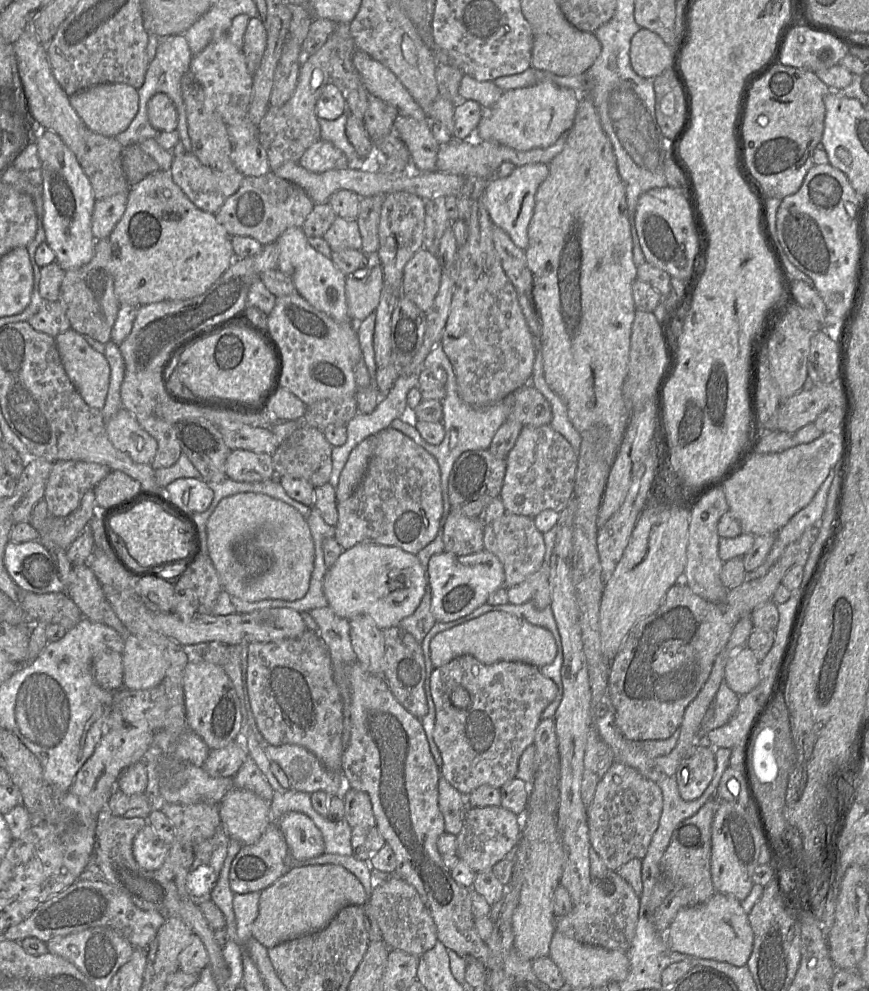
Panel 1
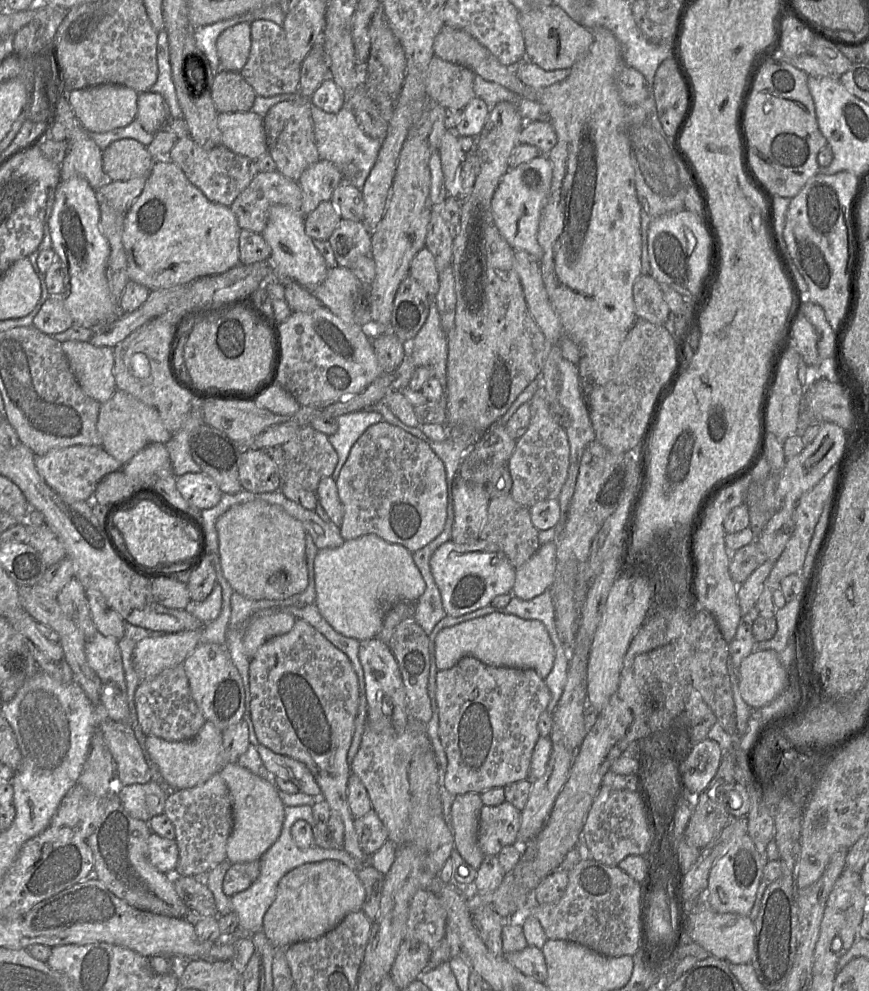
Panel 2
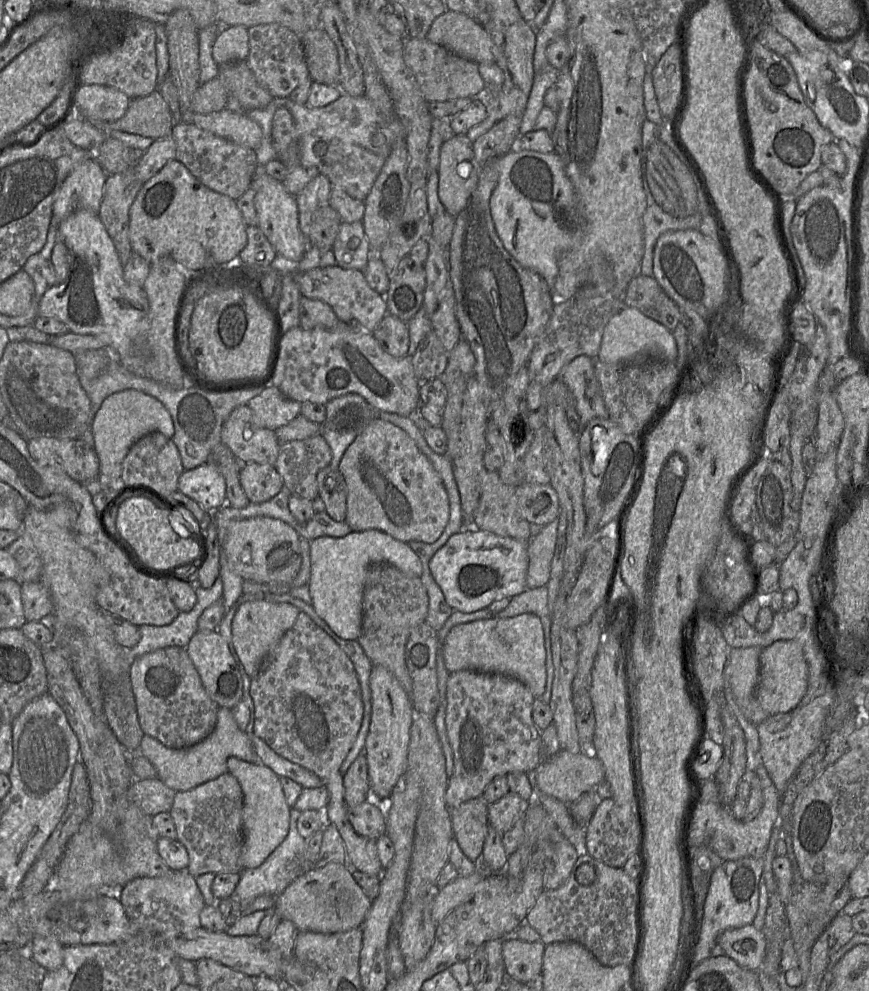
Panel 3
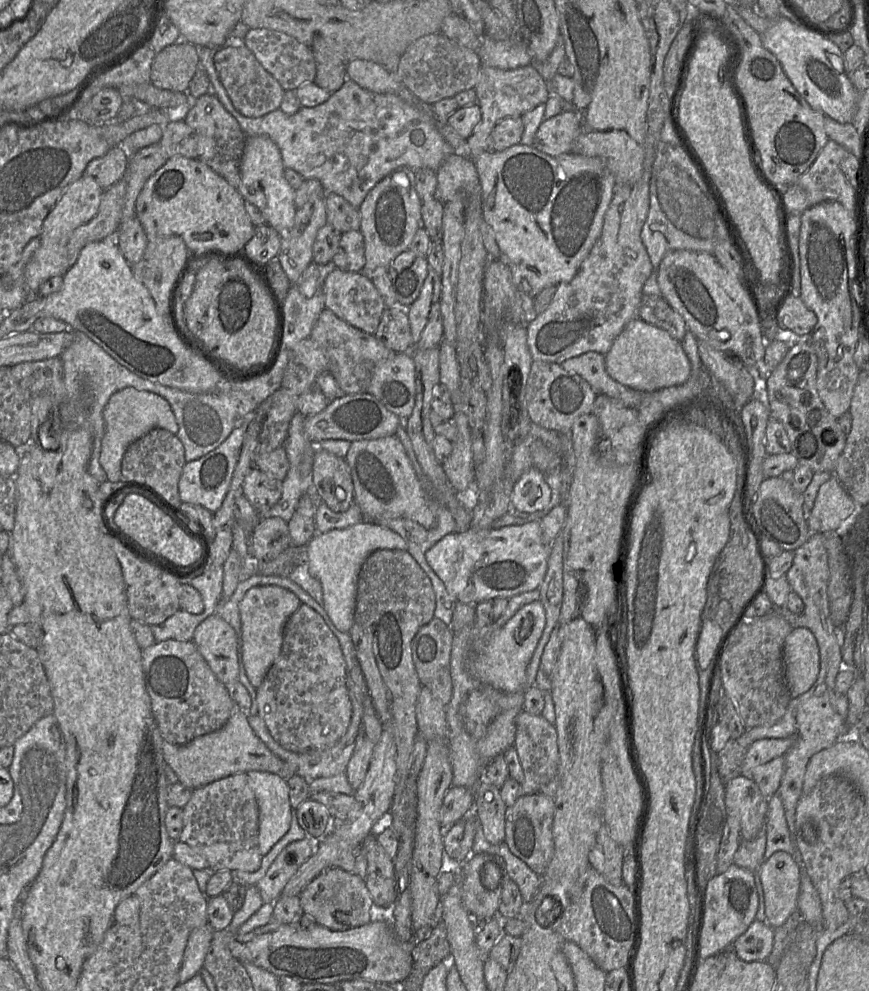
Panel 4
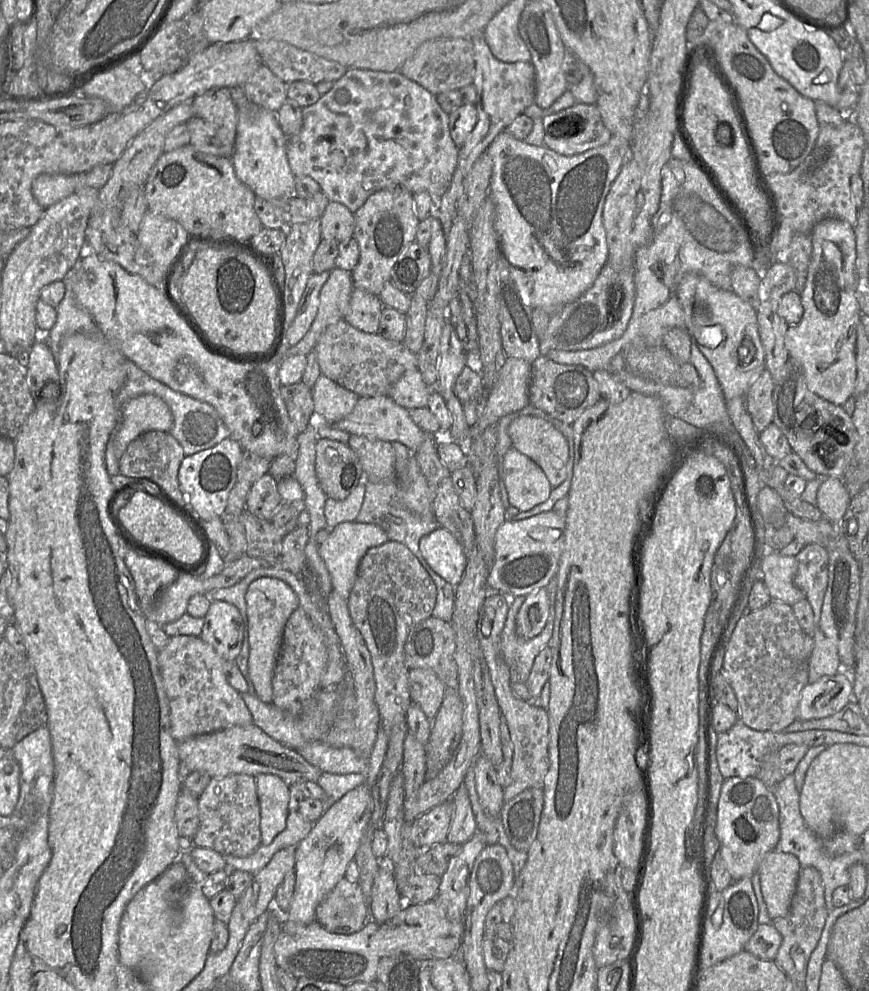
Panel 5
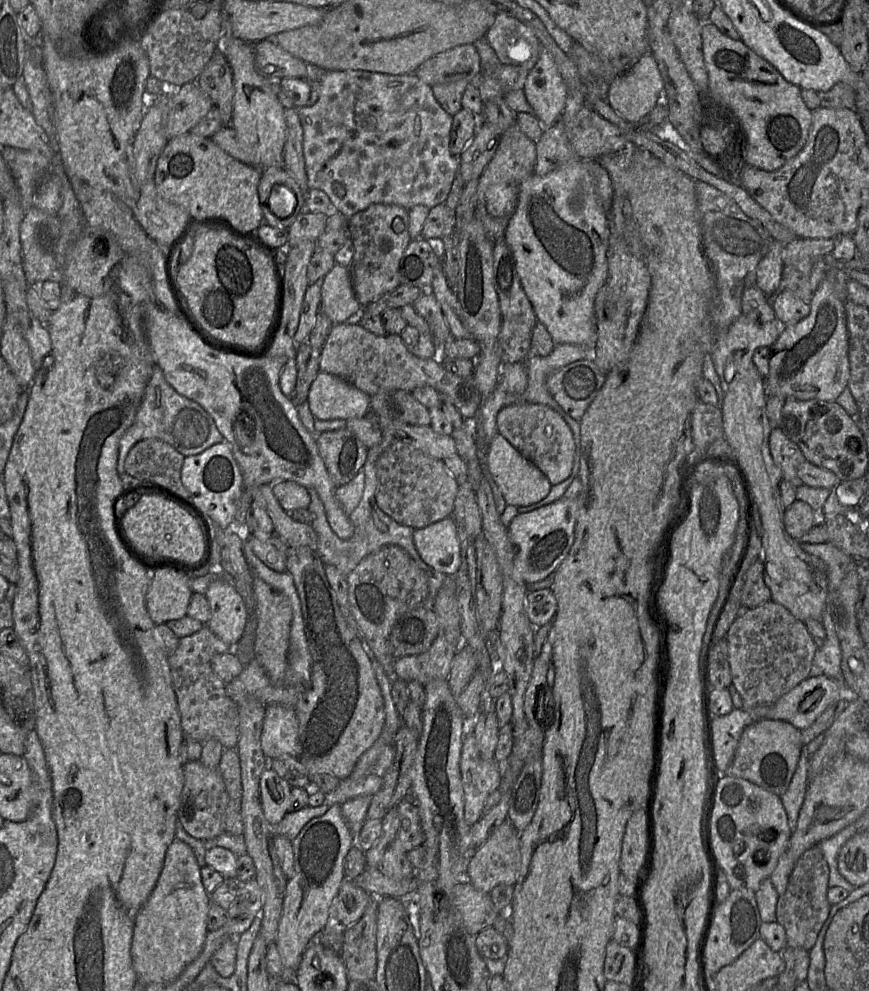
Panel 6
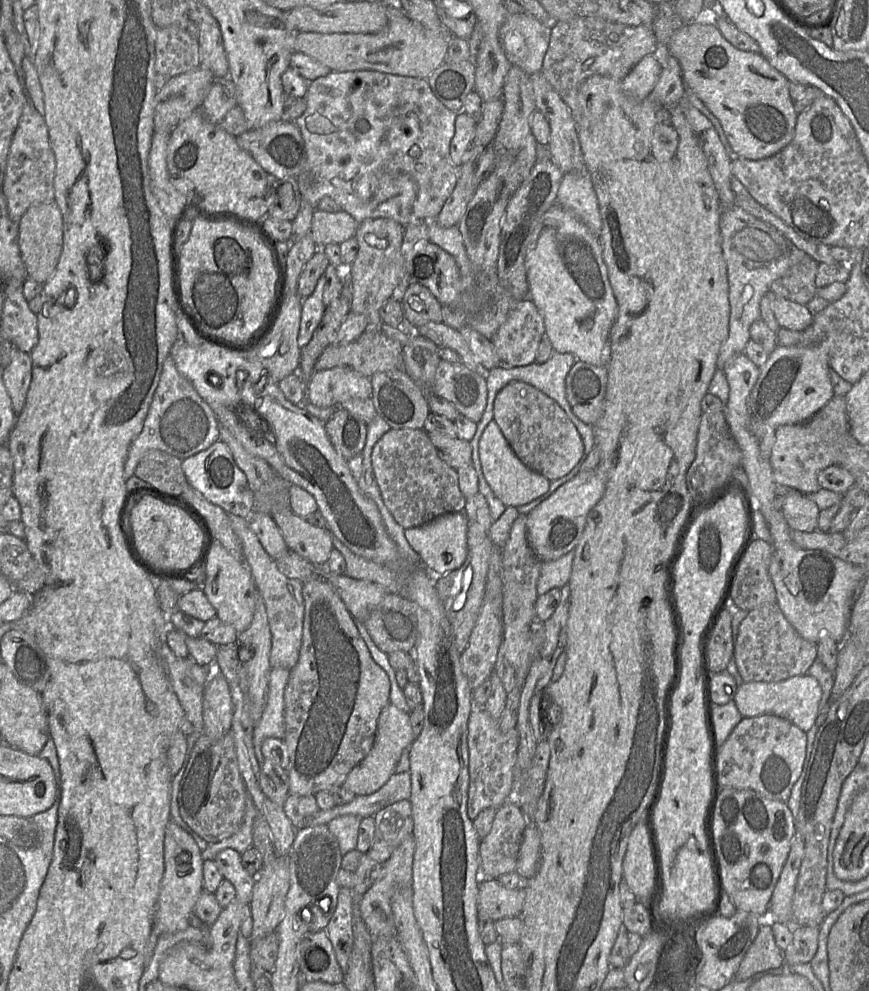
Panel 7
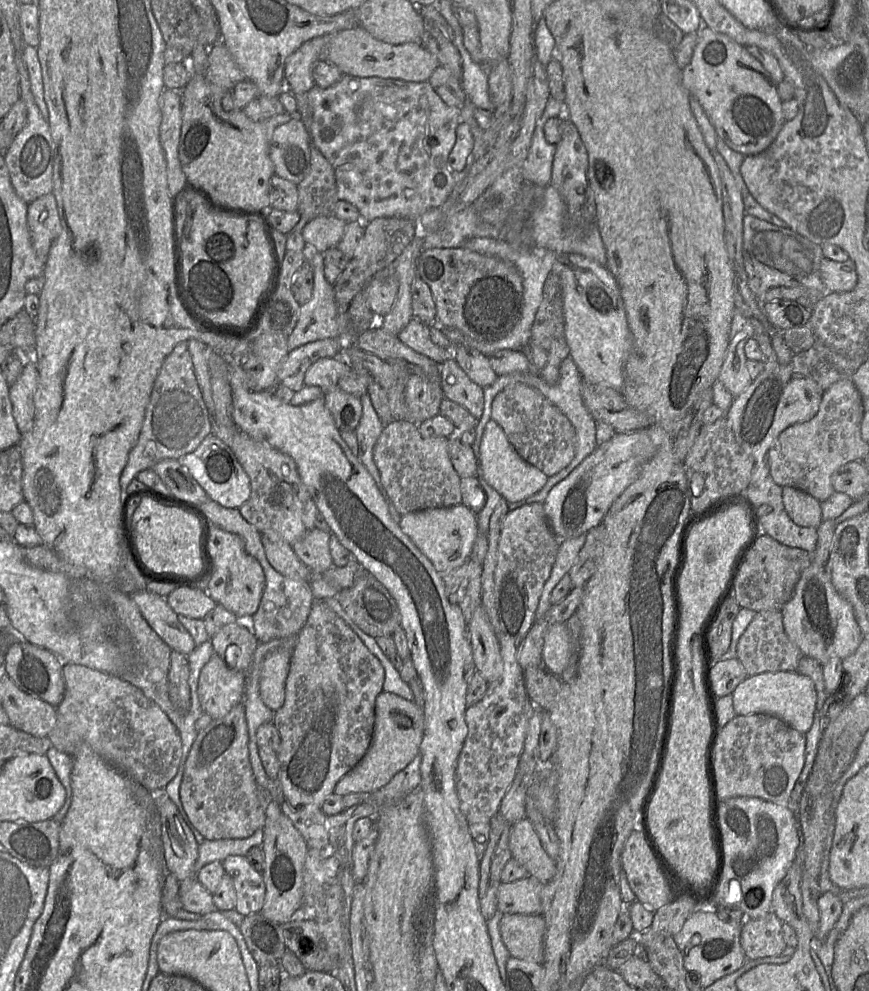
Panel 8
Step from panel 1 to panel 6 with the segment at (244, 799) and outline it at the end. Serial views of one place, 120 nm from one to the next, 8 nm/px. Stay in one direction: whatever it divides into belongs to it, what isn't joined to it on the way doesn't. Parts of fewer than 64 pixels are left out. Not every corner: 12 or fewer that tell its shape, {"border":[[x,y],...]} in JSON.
{"border":[[266,767],[260,798],[269,824],[288,812],[291,785]]}

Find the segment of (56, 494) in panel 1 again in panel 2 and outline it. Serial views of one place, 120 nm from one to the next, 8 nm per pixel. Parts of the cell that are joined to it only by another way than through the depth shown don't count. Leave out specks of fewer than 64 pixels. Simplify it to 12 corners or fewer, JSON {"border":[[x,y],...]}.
{"border":[[101,446],[35,455],[60,495],[89,501],[100,480],[122,469]]}

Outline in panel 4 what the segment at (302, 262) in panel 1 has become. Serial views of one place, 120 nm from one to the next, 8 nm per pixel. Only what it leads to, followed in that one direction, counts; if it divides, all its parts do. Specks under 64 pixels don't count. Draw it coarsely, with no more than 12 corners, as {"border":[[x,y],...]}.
{"border":[[267,136],[246,138],[238,192],[280,235],[295,190]]}

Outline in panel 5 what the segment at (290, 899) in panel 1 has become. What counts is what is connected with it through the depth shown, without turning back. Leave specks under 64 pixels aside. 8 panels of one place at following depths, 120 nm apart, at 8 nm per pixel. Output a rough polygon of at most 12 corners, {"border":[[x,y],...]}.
{"border":[[344,876],[318,904],[329,932],[362,929],[370,913],[359,882]]}

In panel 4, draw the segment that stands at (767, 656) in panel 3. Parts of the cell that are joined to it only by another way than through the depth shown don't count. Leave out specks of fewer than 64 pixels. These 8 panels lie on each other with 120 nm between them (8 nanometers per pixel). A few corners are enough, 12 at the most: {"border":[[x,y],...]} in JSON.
{"border":[[794,628],[783,647],[792,698],[806,693],[820,671],[813,633]]}

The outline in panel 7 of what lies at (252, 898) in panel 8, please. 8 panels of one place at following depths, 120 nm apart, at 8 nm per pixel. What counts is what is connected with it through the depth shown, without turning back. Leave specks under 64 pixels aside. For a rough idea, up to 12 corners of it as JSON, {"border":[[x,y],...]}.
{"border":[[226,848],[214,862],[234,885],[235,899],[250,903],[257,876],[241,854]]}

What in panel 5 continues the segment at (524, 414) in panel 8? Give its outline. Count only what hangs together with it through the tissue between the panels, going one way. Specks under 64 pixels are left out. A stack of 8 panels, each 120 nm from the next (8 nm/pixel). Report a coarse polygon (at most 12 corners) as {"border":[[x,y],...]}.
{"border":[[520,416],[512,445],[533,460],[552,488],[567,476],[569,447],[550,422]]}

